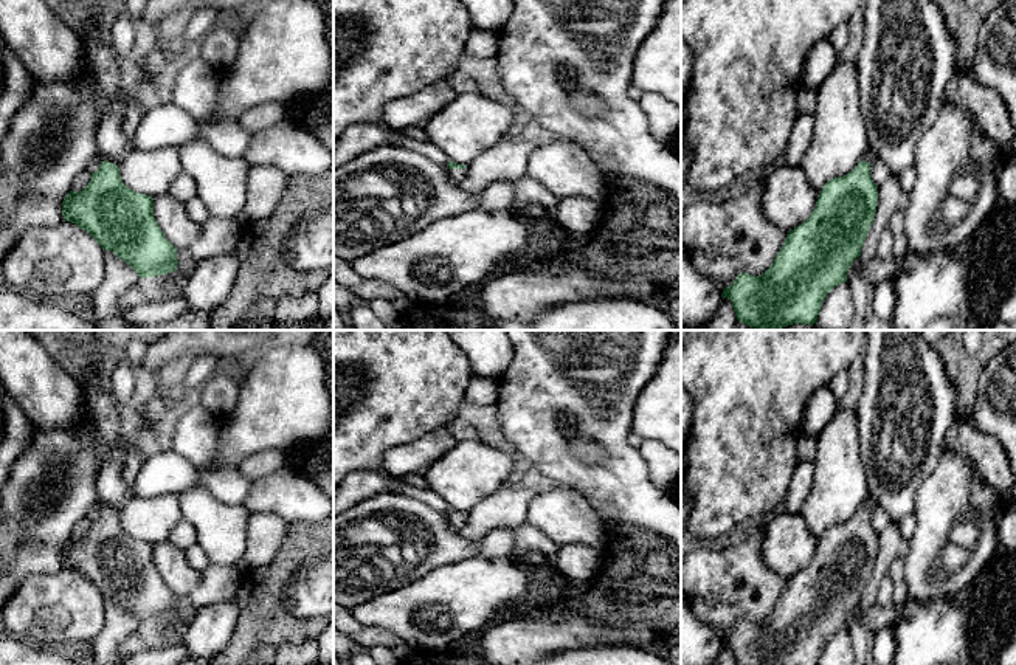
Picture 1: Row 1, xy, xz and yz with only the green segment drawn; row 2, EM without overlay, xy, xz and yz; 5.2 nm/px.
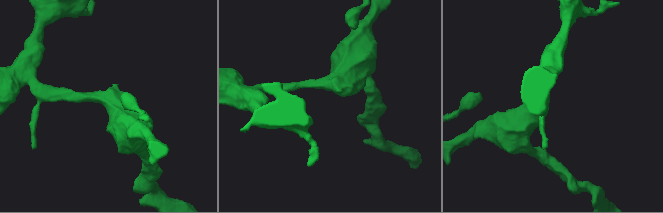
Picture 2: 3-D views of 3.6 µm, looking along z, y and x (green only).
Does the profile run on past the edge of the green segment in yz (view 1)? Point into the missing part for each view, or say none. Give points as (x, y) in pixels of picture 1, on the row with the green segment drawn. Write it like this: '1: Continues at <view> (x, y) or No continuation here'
1: Continues at yz (870, 157)

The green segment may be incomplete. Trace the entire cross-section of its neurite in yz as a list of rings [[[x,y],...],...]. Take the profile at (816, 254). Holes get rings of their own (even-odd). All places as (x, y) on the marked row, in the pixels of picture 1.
[[[867,150],[844,177],[827,181],[807,222],[788,231],[780,251],[762,276],[740,273],[723,288],[737,319],[754,329],[780,330],[817,322],[822,302],[861,256],[878,206],[870,175],[876,153]]]

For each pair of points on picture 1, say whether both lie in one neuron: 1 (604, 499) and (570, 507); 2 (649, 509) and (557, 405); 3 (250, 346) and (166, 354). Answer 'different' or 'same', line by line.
1: different
2: same
3: same

